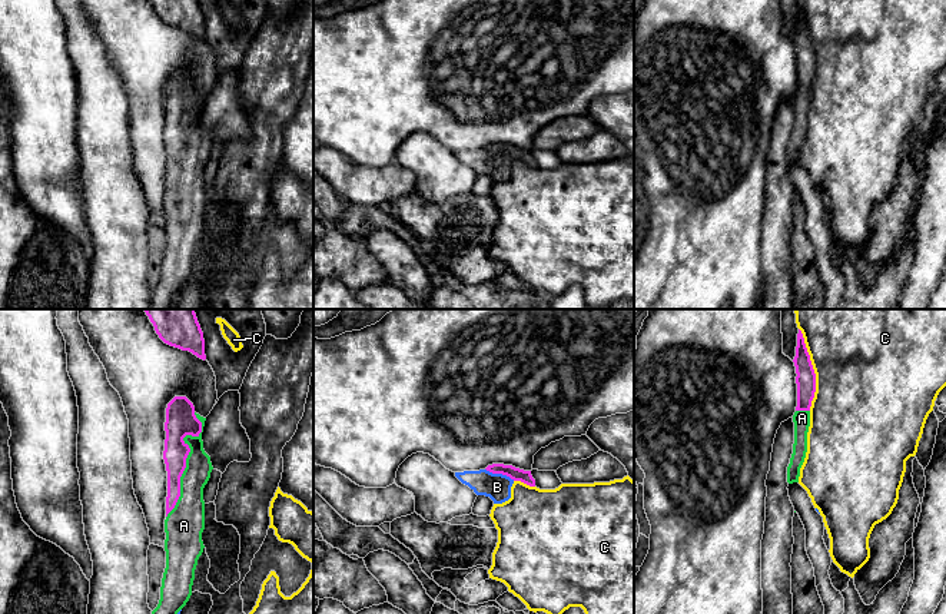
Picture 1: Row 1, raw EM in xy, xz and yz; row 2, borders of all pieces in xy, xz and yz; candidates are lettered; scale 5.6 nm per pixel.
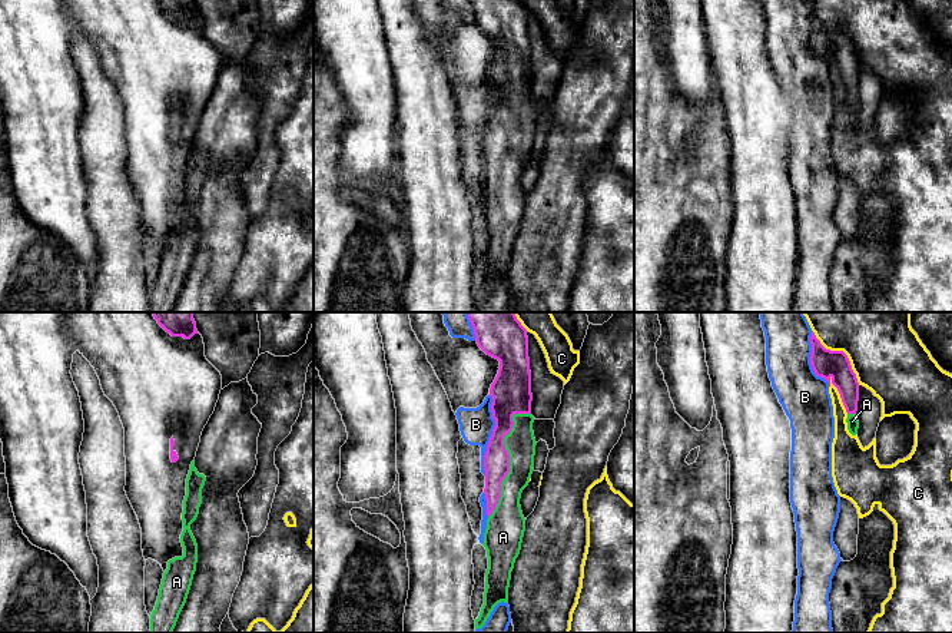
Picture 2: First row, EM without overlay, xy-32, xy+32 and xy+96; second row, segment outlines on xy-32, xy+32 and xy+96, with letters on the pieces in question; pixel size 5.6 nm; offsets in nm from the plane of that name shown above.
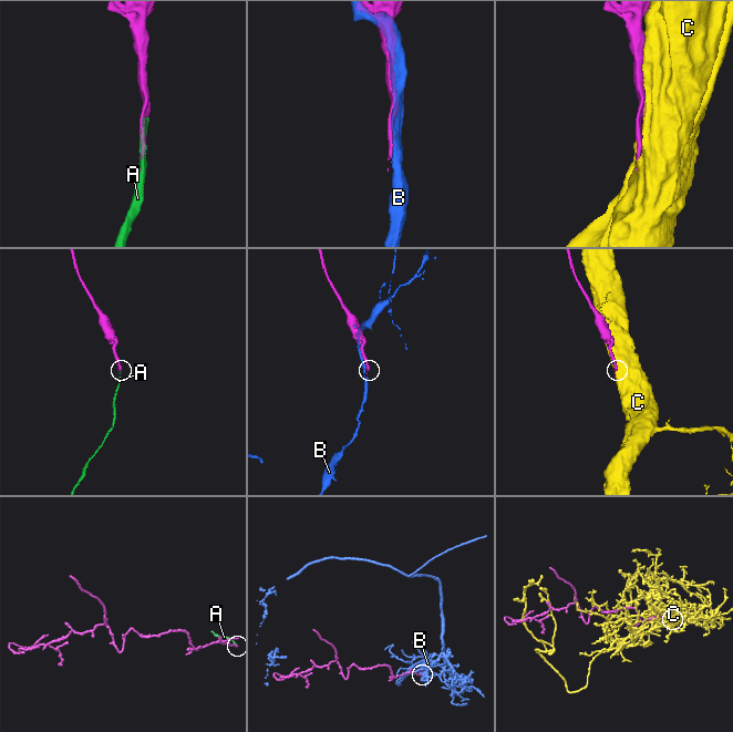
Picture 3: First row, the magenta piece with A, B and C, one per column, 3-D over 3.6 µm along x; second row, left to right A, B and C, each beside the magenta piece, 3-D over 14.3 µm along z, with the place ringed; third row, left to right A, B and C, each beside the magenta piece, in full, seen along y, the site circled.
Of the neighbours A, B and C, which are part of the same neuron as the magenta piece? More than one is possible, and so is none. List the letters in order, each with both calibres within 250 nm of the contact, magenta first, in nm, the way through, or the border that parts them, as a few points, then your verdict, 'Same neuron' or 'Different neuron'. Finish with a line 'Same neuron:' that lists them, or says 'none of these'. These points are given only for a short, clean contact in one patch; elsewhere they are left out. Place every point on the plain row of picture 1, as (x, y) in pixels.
A: Thickness 170 nm (magenta) against 150 nm. Same neuron
B: Thickness 70 nm (magenta) against 150 nm. Different neuron
C: Thickness 110 nm (magenta) against 480 nm. Different neuron
Same neuron: A

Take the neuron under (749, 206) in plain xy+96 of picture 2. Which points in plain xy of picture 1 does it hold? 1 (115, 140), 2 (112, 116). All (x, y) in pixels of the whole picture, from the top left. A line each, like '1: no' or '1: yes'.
1: yes
2: yes

